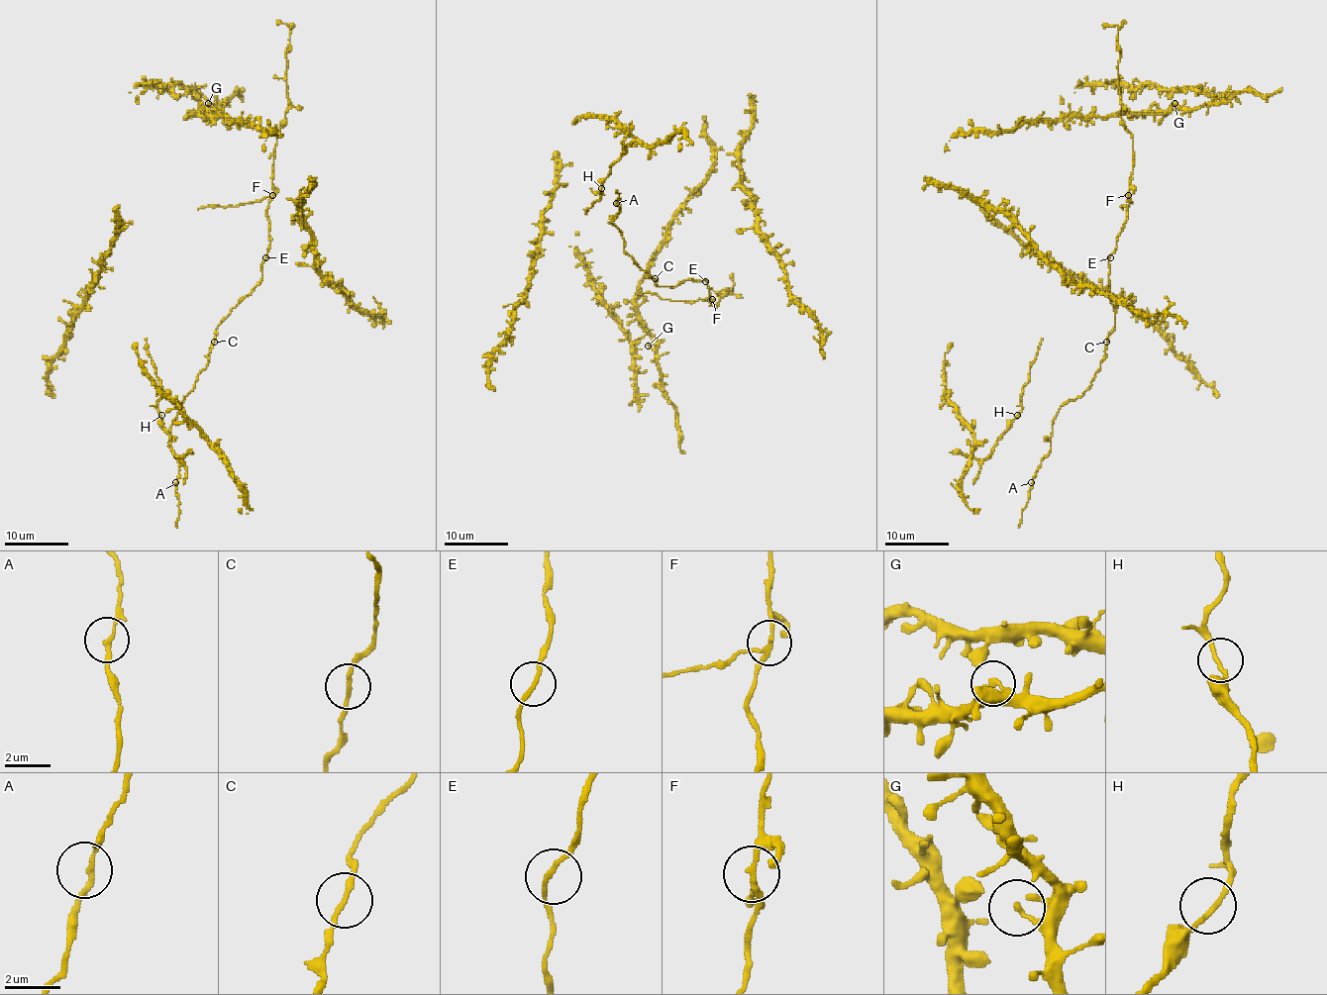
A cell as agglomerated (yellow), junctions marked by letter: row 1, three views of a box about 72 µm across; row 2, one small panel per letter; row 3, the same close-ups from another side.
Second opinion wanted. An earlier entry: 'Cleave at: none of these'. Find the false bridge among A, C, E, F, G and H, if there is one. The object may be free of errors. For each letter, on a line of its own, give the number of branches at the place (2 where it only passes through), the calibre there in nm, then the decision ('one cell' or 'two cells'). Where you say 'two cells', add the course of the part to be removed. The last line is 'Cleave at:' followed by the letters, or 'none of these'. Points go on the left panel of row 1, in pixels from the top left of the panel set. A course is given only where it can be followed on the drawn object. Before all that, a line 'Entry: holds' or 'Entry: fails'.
Entry: fails
A: 2 | 170 nm | one cell
C: 2 | 170 nm | one cell
E: 2 | 160 nm | one cell
F: 3 | 160 nm | two cells | (271, 195), (235, 206), (201, 206), (198, 210)
G: 2 | 150 nm | one cell
H: 2 | 170 nm | one cell
Cleave at: F

